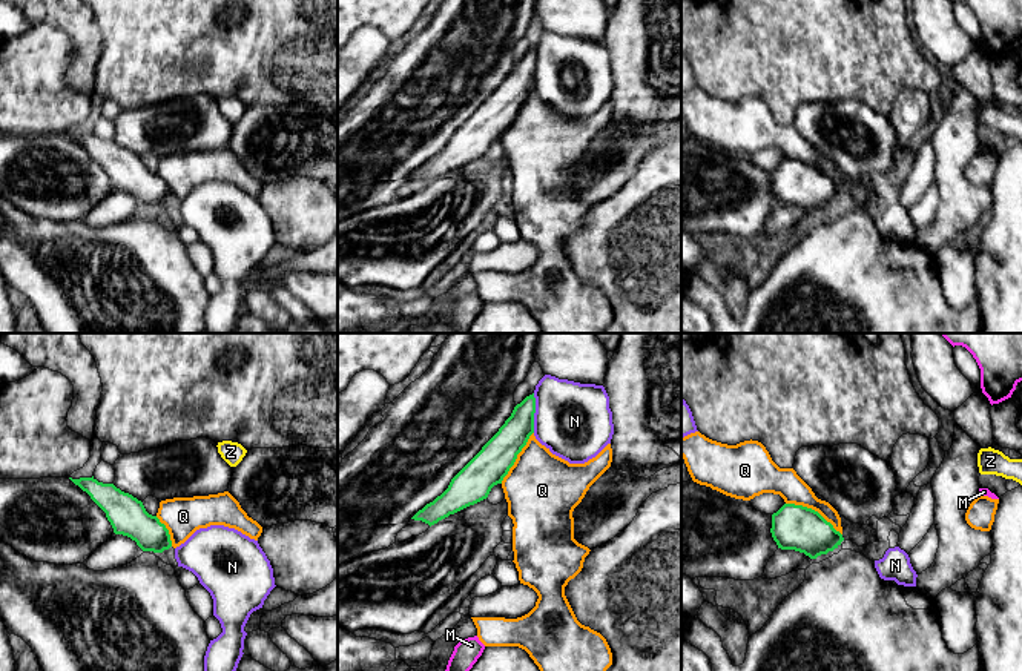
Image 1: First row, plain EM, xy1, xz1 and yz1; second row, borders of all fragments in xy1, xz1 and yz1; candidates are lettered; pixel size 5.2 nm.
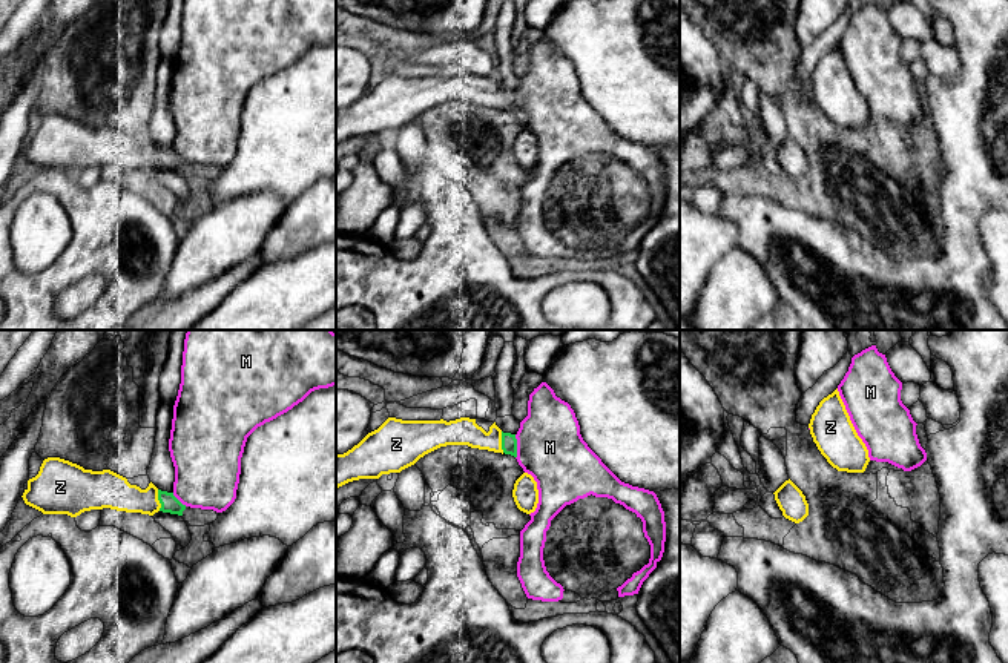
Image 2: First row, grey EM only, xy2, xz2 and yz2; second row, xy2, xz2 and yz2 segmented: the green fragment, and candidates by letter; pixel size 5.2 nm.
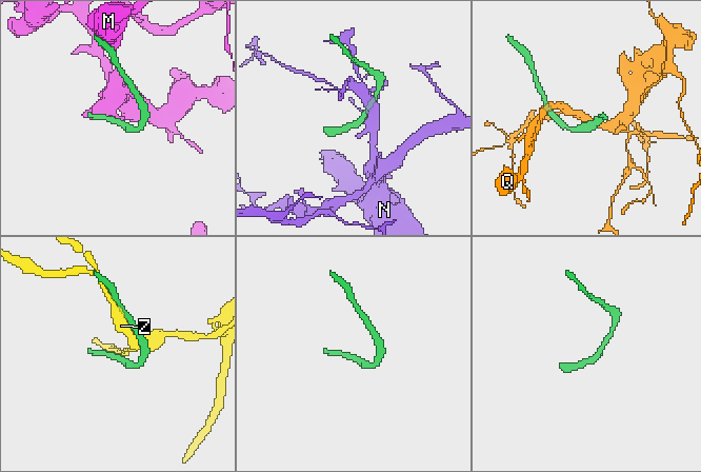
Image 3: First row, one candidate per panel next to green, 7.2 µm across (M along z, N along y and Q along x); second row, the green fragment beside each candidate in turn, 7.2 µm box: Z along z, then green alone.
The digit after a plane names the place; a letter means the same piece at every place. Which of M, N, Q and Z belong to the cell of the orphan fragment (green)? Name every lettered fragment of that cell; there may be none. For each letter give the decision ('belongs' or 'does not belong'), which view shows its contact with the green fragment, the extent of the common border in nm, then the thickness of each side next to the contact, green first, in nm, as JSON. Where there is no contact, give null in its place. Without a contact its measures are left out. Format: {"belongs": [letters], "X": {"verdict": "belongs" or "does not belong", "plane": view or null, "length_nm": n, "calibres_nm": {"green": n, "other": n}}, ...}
{"belongs": ["Z"], "M": {"verdict": "does not belong", "plane": "xz2", "length_nm": 130, "calibres_nm": {"green": 80, "other": 360}}, "N": {"verdict": "does not belong", "plane": "xz1", "length_nm": 200, "calibres_nm": {"green": 160, "other": 400}}, "Q": {"verdict": "does not belong", "plane": "yz1", "length_nm": 340, "calibres_nm": {"green": 240, "other": 150}}, "Z": {"verdict": "belongs", "plane": "xy2", "length_nm": 110, "calibres_nm": {"green": 100, "other": 180}}}

